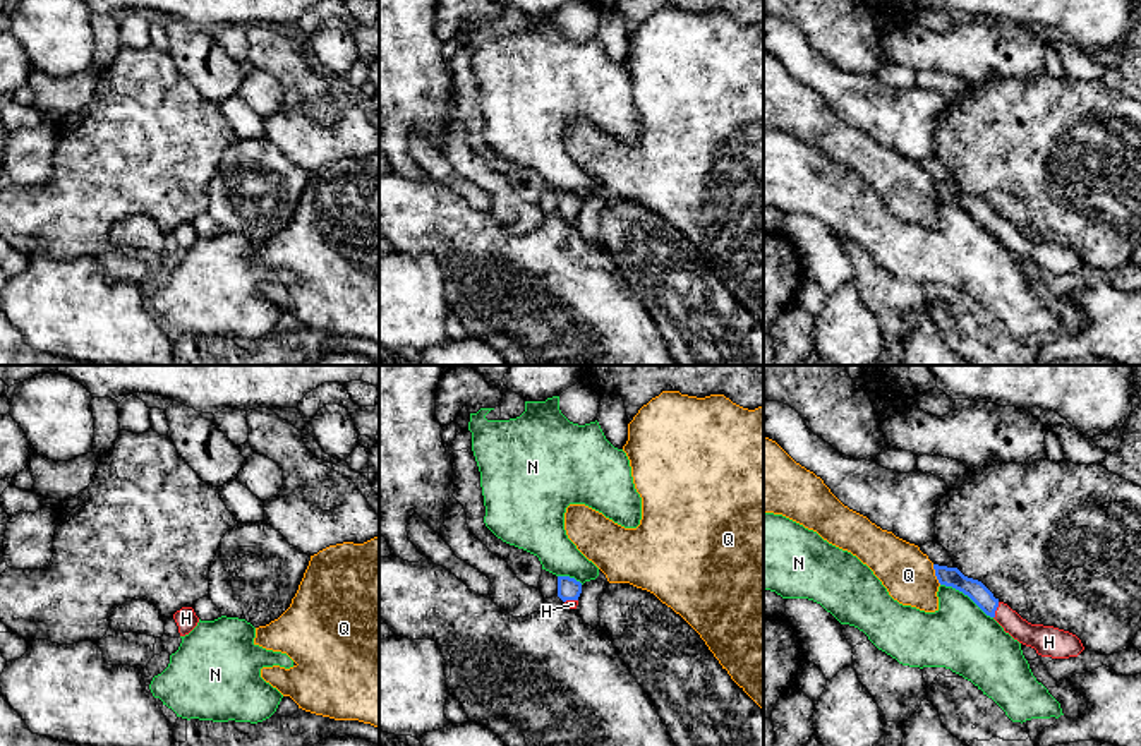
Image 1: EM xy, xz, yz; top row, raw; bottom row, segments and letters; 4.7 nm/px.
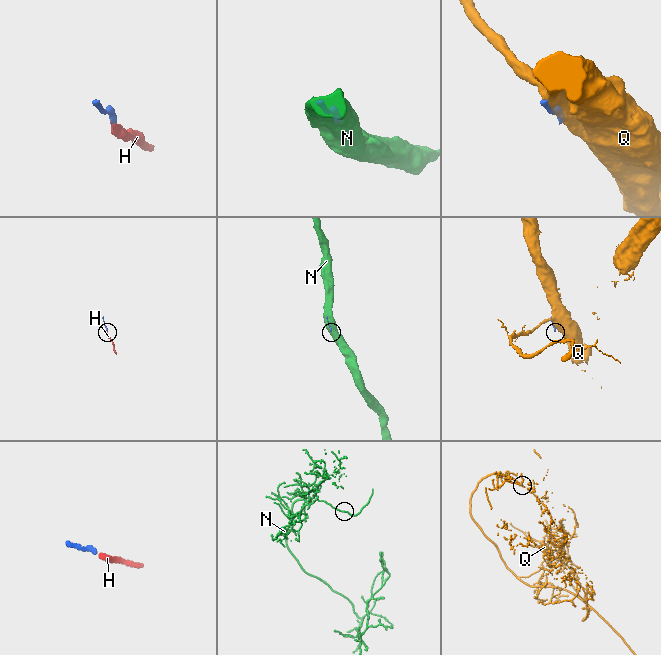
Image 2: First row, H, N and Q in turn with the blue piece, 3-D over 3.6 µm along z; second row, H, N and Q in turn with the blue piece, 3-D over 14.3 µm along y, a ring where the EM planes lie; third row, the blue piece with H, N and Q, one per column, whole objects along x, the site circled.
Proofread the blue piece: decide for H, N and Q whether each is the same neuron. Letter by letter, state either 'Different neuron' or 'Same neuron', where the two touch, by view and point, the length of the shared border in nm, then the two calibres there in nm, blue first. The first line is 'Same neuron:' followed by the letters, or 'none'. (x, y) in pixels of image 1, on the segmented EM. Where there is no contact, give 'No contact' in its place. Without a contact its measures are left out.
Same neuron: H
H: Same neuron. Touches blue at yz (996, 609). Shared border 80 nm. Thickness 90 nm (blue) against 120 nm
N: Different neuron. Touches blue at yz (966, 594). Shared border 300 nm. Thickness 100 nm (blue) against 320 nm
Q: Different neuron. Touches blue at yz (935, 575). Shared border 100 nm. Thickness 100 nm (blue) against 240 nm

